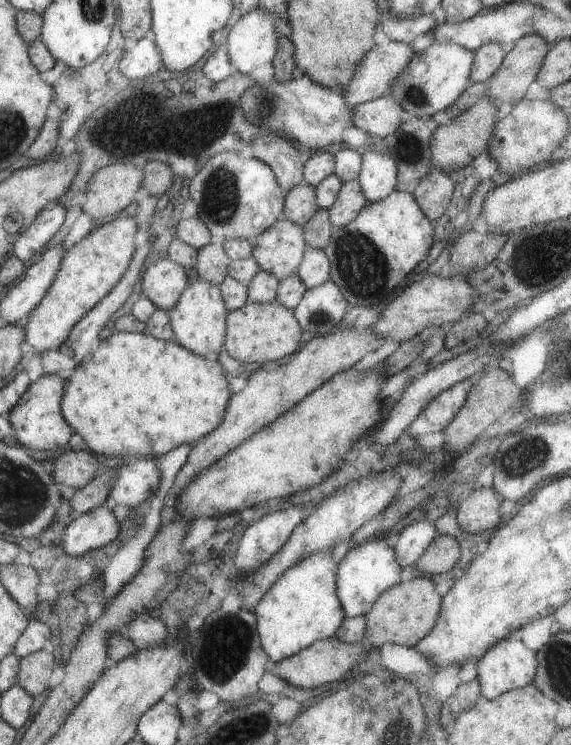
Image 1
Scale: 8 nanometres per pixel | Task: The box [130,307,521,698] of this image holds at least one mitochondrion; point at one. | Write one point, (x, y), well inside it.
(227, 641)

